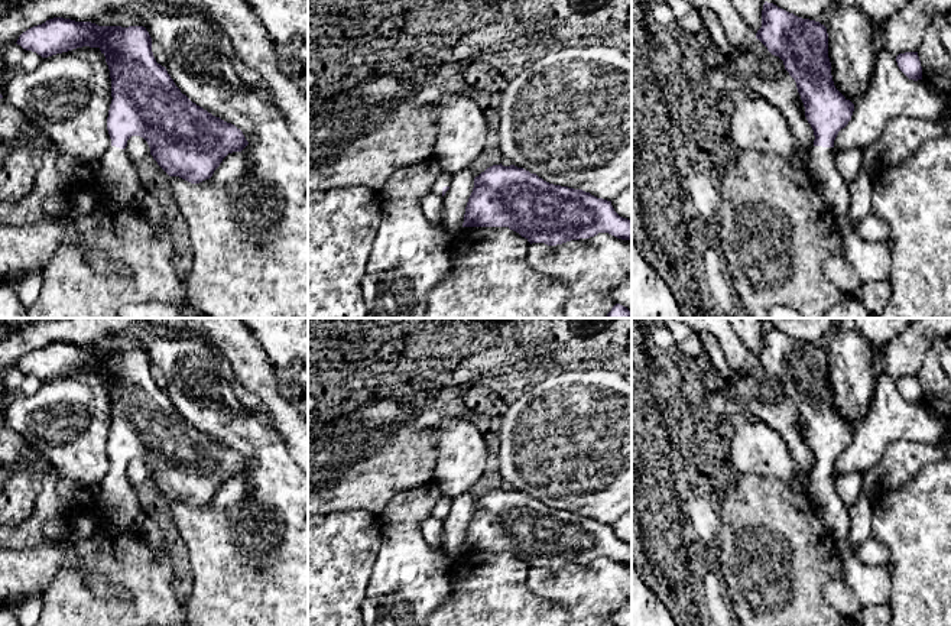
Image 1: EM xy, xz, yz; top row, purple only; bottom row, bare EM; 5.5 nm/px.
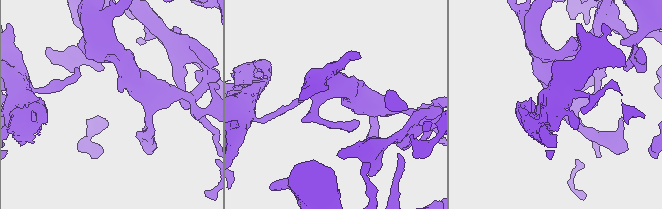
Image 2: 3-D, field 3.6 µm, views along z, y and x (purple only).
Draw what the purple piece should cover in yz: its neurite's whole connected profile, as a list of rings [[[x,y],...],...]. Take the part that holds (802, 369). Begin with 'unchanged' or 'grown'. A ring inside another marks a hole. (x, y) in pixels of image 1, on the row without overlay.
grown; [[[765,325],[762,351],[756,357],[767,374],[783,385],[795,403],[814,454],[808,494],[817,515],[835,541],[843,578],[861,606],[887,604],[892,575],[857,558],[850,545],[850,515],[834,484],[834,464],[851,444],[854,428],[834,409],[828,382],[828,357],[819,346],[802,343]]]

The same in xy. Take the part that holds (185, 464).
grown; [[[53,341],[23,356],[17,366],[42,382],[77,372],[98,372],[111,402],[107,454],[111,468],[100,481],[101,515],[142,532],[143,509],[127,480],[132,460],[143,461],[150,479],[169,499],[191,507],[210,503],[223,483],[249,466],[234,448],[192,426],[156,386],[152,361],[143,350],[98,350]]]

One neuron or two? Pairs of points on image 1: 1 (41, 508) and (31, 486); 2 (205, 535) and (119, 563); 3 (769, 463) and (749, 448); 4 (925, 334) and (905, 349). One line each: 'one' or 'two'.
1: two
2: two
3: one
4: one

